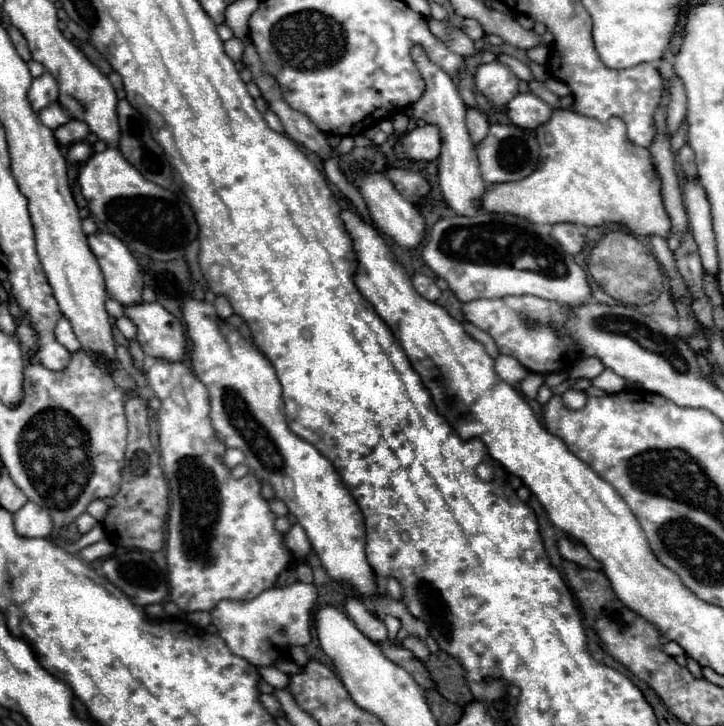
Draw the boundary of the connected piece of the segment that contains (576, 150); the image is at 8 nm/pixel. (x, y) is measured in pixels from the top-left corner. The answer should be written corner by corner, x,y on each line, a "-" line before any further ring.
554,110
552,118
542,124
536,134
536,140
540,144
540,166
524,180
488,188
482,196
482,210
514,212
516,216
522,216
530,222
550,226
562,222
582,224
588,228
620,224
636,236
670,236
672,222
664,210
660,194
662,184
656,174
652,154
648,148
640,148
628,140
626,124
620,118
610,118
602,124
596,118
588,118
570,110

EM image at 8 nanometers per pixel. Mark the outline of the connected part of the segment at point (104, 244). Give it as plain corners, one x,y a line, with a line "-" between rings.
110,232
88,236
88,244
102,268
108,294
122,306
140,304
144,280
140,266
126,244

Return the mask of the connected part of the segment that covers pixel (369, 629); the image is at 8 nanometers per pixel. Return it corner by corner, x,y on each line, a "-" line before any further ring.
348,598
346,602
346,614
354,620
354,624
358,626
358,630
368,636
372,642
382,644
388,640
388,630
384,626
384,622
380,618
376,618
372,614
372,610
360,602
358,598

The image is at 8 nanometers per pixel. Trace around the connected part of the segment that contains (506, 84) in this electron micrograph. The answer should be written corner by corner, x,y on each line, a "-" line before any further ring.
500,60
482,64
478,68
474,74
474,86
488,98
492,106
502,112
506,112
508,102
518,94
518,78

